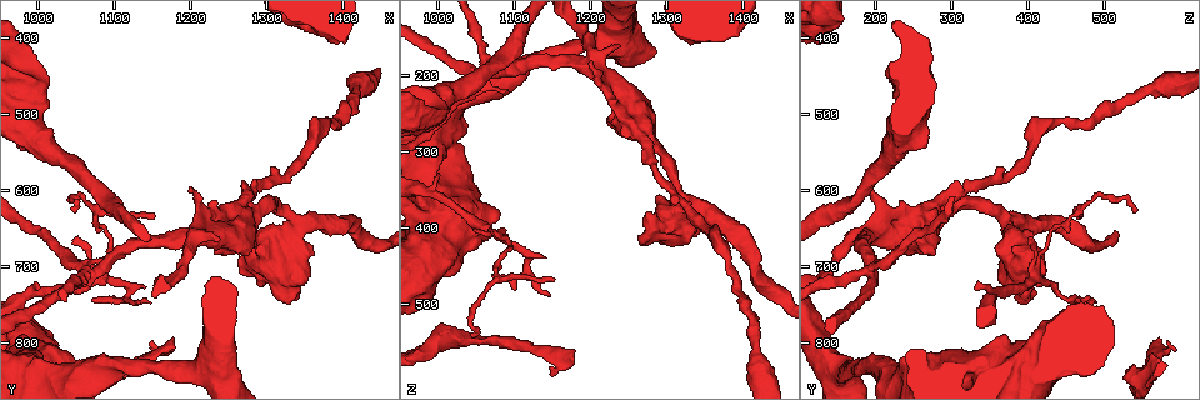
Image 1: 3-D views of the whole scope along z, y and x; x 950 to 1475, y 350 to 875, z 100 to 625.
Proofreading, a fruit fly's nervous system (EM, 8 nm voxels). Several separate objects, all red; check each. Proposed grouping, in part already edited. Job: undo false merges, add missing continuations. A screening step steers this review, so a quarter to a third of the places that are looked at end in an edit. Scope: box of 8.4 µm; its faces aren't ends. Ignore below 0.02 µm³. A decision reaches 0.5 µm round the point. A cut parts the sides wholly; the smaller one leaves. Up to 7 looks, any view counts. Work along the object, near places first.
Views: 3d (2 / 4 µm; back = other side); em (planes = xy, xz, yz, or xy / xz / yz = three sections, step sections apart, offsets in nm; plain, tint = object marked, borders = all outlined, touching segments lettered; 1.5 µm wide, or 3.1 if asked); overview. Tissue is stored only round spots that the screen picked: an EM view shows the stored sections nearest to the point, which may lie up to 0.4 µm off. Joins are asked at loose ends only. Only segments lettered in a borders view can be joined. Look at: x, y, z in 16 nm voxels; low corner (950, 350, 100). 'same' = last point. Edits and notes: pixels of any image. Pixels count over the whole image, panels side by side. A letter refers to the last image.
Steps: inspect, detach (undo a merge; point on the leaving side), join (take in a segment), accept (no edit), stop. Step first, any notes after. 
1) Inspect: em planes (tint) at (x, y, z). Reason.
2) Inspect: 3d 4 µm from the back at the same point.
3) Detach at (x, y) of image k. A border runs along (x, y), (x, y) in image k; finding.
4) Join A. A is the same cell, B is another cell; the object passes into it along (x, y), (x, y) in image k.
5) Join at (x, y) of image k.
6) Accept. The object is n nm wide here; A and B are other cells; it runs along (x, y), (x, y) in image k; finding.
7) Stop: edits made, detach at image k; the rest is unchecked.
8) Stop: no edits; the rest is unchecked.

Inspect: 3d 2 µm at (1050, 630, 540).

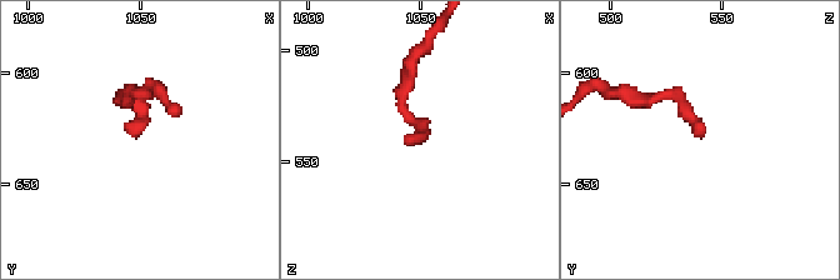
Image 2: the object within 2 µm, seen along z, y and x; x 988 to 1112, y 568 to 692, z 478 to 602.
Inspect: em yz step 4 (tint) at (1046, 628, 542).

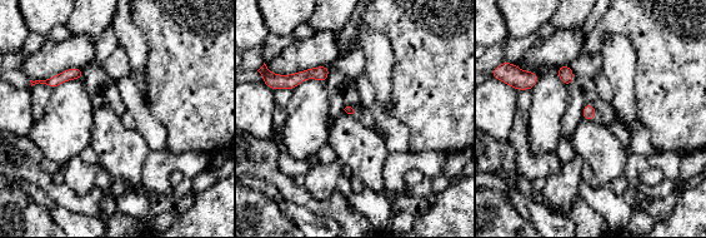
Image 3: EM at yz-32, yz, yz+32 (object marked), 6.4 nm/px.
Inspect: em planes (borders) at the same point.

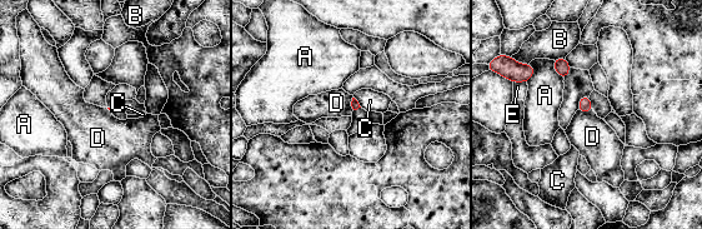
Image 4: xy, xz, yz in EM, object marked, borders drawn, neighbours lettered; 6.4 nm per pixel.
Accept. A, B, C, D and E are other cells; a border runs along (592, 109), (588, 111), (577, 110) in image 4; no lettered segment goes on from it.

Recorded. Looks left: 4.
Inspect: 3d 4 µm at (1080, 710, 410). Branch point.

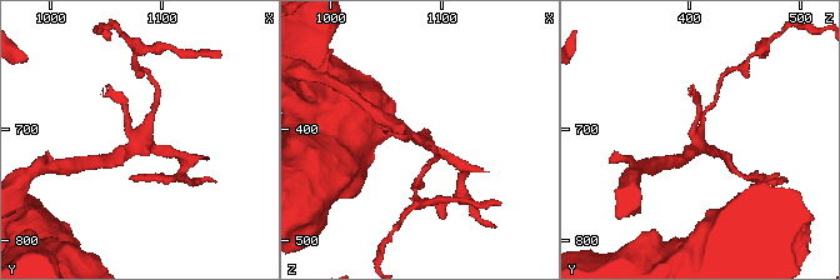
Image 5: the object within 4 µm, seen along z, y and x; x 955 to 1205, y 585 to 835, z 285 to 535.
Inspect: em planes (borders) at (1082, 710, 412).

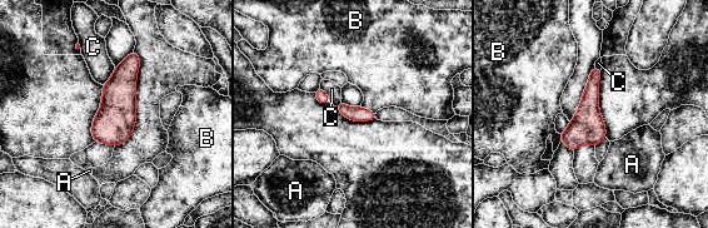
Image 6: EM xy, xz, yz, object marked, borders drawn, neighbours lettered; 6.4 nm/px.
Accept. The object is 220 nm wide here; A, B and C are other cells; a border runs along (360, 105), (375, 113) in image 6; one cell here.

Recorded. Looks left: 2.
Stop: no edits; the rest is unchecked.

